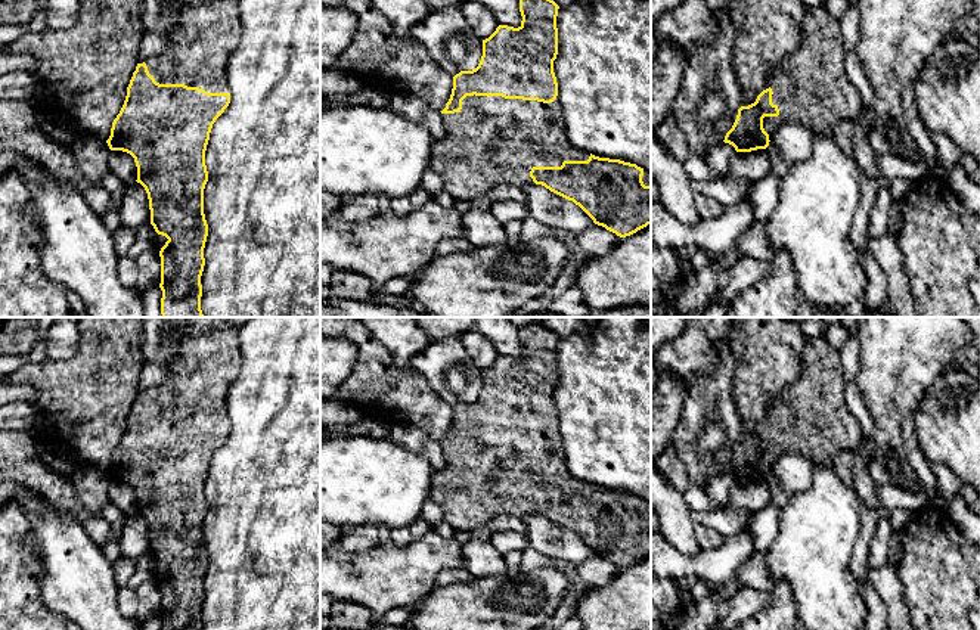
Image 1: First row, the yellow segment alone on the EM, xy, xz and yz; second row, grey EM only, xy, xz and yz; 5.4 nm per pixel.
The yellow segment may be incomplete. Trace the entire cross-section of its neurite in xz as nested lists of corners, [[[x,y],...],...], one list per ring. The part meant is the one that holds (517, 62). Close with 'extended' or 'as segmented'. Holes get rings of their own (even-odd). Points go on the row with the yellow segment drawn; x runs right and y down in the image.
[[[520,0],[521,25],[518,28],[499,25],[483,40],[478,66],[453,77],[450,99],[441,111],[446,134],[432,140],[428,168],[443,179],[444,190],[456,201],[486,196],[497,184],[515,184],[522,189],[533,183],[542,184],[573,201],[595,224],[626,238],[651,224],[651,173],[636,164],[579,150],[568,140],[553,72],[558,55],[558,9],[553,0]]]; extended

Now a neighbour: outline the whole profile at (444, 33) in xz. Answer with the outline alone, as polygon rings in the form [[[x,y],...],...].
[[[432,9],[431,13],[410,30],[410,38],[422,44],[429,56],[450,75],[472,71],[483,56],[483,40],[478,38],[459,9]]]

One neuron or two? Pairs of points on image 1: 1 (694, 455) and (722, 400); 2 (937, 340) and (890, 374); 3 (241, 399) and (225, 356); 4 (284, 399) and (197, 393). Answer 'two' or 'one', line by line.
1: one
2: one
3: two
4: two

